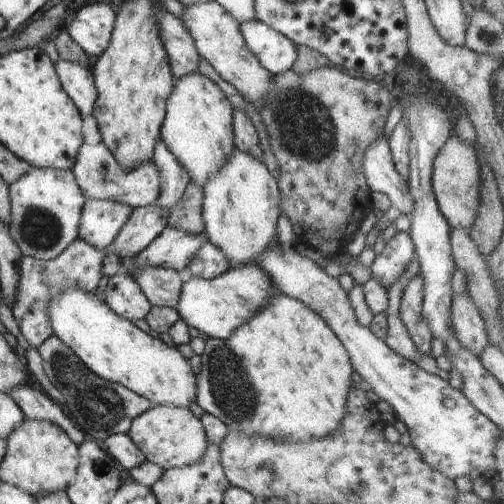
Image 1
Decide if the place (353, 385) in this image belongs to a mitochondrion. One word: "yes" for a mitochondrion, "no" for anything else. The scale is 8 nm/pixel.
no

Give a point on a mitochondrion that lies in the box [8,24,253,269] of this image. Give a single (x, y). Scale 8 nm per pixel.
(41, 229)

